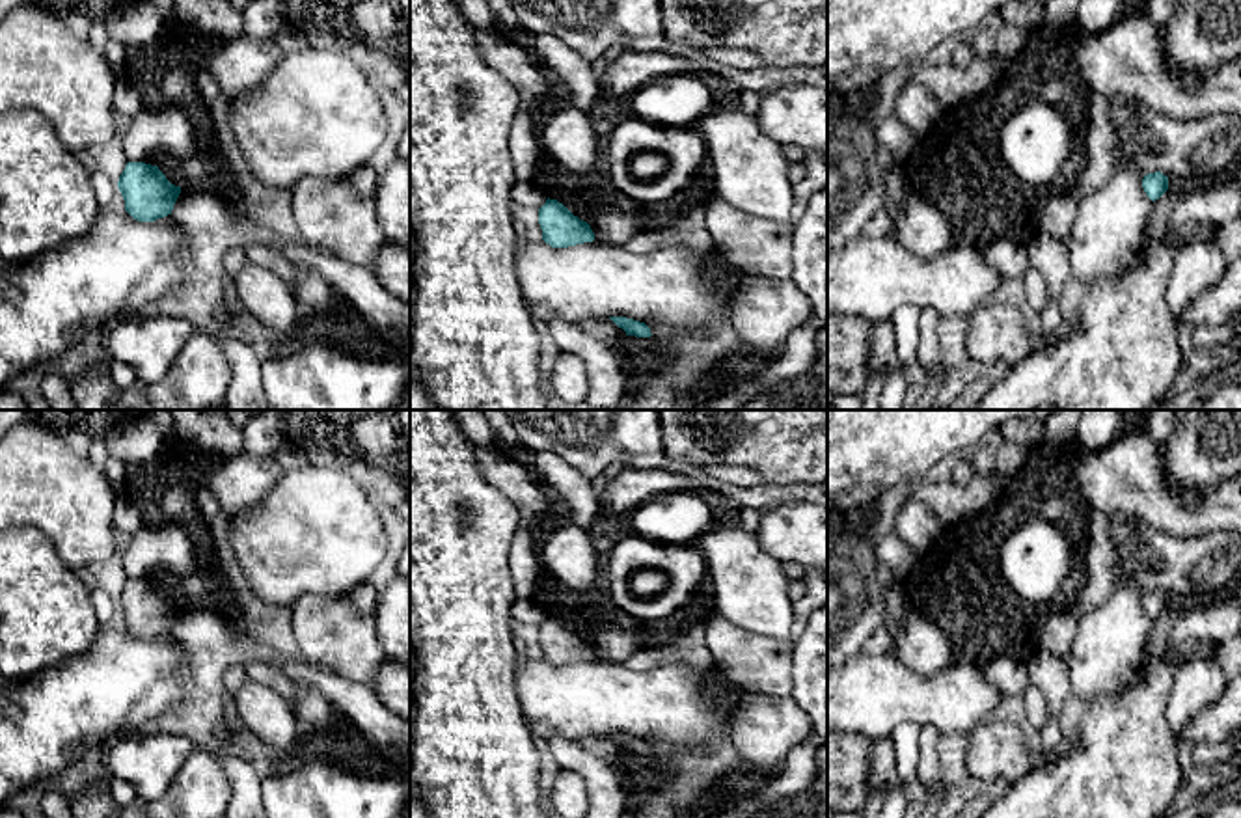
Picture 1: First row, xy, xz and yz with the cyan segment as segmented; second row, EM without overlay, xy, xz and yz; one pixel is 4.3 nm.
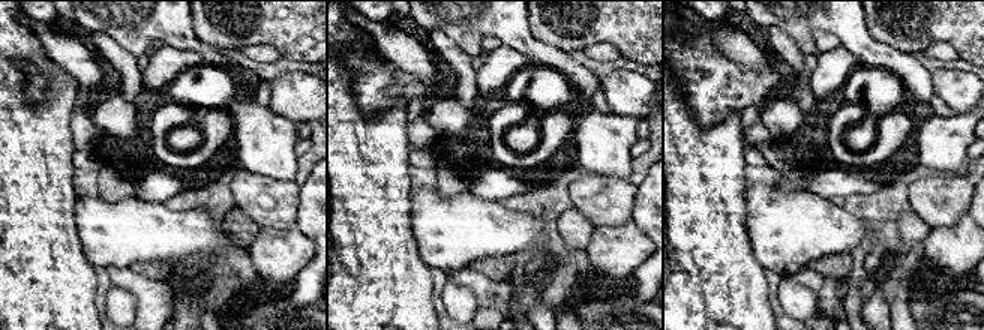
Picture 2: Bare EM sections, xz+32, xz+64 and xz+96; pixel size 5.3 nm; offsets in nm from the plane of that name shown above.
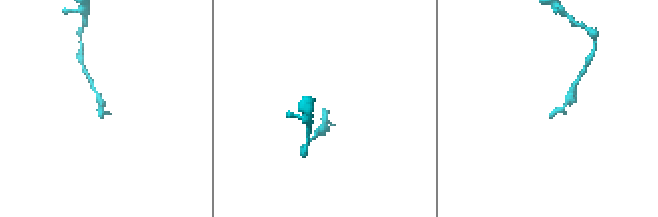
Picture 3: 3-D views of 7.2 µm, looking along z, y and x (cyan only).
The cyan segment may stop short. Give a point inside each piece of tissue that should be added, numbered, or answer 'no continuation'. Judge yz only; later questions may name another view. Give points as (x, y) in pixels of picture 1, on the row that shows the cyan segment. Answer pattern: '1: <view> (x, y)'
no continuation

